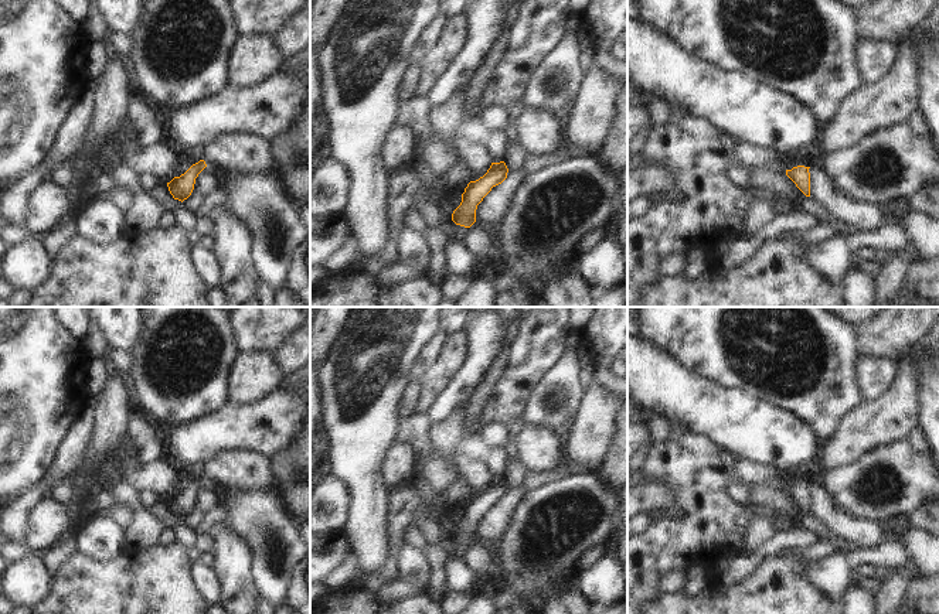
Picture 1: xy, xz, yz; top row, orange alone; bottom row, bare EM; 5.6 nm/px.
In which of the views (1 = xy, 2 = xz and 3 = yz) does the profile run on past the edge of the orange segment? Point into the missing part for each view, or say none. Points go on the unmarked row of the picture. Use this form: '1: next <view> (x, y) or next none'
1: next none
2: next none
3: next none

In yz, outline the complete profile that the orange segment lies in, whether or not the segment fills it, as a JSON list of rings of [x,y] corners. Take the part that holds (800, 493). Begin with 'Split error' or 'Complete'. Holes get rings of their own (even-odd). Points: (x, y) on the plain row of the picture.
Complete. [[[797,482],[792,487],[786,487],[786,492],[796,501],[796,504],[806,512],[810,514],[810,484]]]

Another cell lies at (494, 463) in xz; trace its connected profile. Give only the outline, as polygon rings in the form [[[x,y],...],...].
[[[491,448],[484,464],[493,480],[504,477],[507,454],[504,448]]]

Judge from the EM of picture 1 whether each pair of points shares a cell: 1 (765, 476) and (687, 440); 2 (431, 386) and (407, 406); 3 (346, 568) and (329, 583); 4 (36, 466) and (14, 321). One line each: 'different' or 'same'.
1: different
2: different
3: same
4: different

